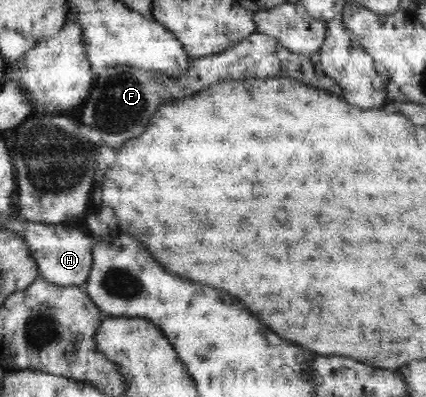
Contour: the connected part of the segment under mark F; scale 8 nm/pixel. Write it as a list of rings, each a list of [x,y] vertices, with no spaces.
[[[255,32],[251,36],[241,39],[237,44],[233,44],[223,52],[191,59],[187,70],[183,70],[179,78],[167,76],[156,70],[139,70],[132,66],[113,66],[113,68],[107,68],[99,76],[94,77],[91,94],[89,94],[89,98],[83,104],[83,112],[81,114],[83,122],[79,123],[99,132],[101,135],[100,139],[106,142],[107,146],[117,151],[117,148],[123,146],[127,140],[137,138],[137,136],[141,136],[147,130],[147,126],[151,124],[151,118],[155,116],[155,112],[159,106],[171,104],[175,100],[191,98],[191,96],[199,94],[201,90],[205,90],[205,88],[209,88],[211,84],[217,82],[229,82],[229,80],[237,82],[237,80],[249,80],[251,78],[259,78],[261,80],[265,80],[265,78],[293,78],[297,82],[308,84],[319,90],[327,90],[340,96],[342,94],[342,88],[330,76],[327,76],[327,73],[320,66],[313,64],[309,56],[303,58],[302,55],[295,54],[287,50],[287,48],[282,47],[277,42],[277,39],[267,34]]]

